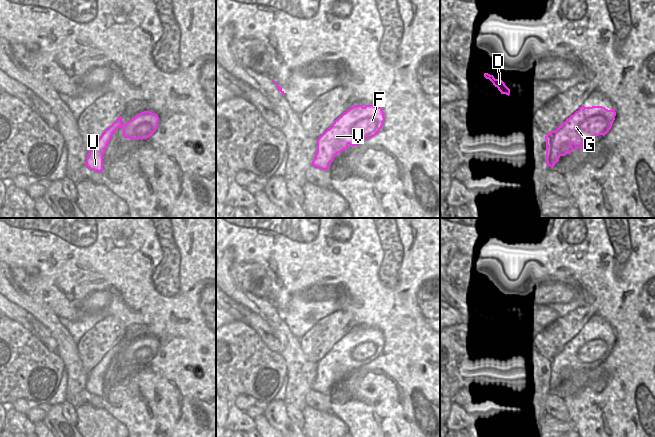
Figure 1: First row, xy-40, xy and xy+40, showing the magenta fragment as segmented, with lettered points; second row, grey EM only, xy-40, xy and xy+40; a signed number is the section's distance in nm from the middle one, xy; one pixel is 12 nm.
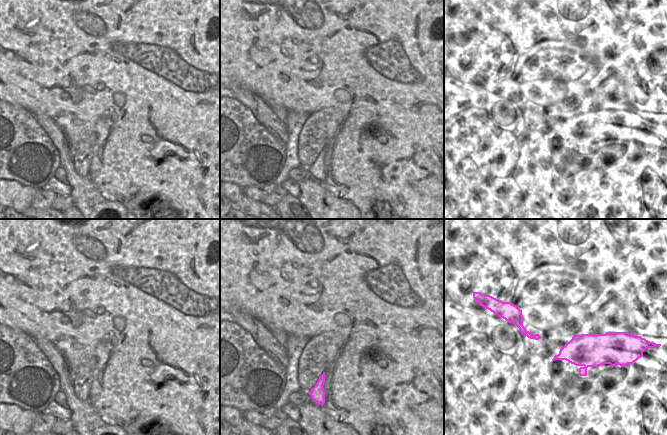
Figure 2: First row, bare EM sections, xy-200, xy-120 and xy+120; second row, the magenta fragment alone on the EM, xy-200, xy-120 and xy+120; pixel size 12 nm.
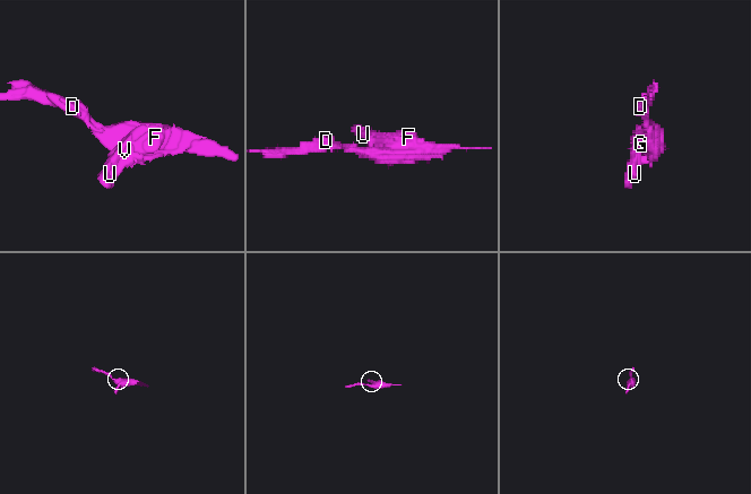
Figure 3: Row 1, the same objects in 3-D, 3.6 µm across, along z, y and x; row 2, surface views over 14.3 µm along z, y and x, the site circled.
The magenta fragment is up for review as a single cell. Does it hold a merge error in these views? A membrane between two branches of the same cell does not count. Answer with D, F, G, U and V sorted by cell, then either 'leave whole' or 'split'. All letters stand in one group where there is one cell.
D / F G U V | split

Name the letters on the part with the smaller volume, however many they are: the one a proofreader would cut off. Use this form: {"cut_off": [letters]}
{"cut_off": ["F", "G", "U", "V"]}

